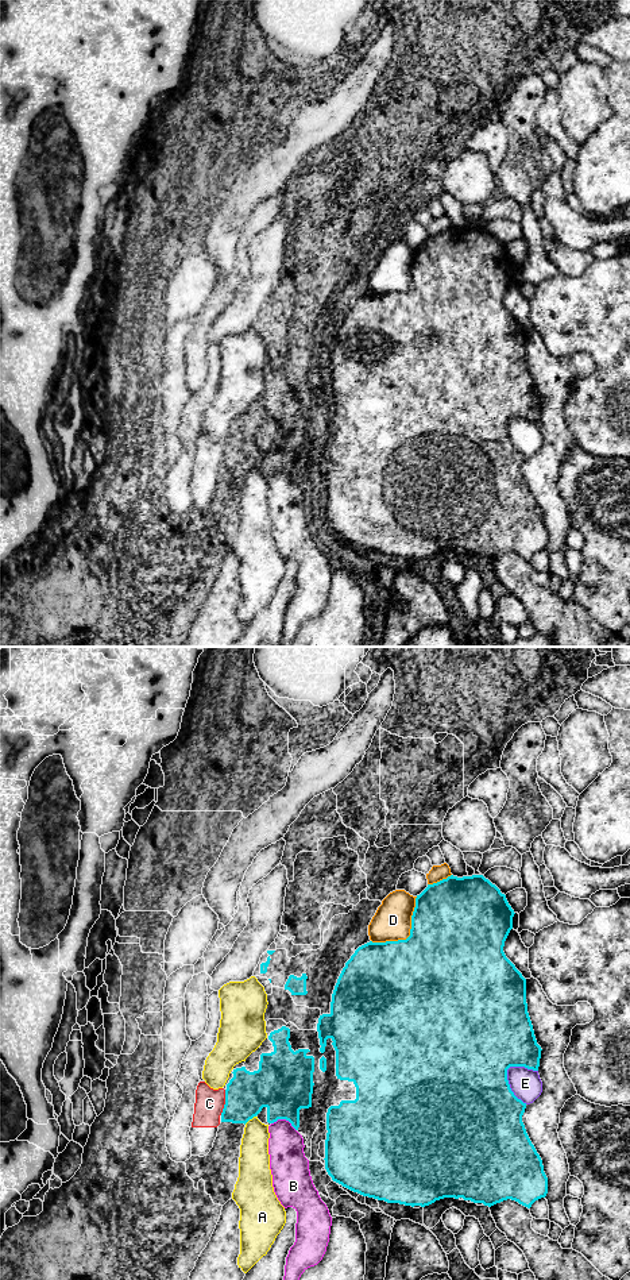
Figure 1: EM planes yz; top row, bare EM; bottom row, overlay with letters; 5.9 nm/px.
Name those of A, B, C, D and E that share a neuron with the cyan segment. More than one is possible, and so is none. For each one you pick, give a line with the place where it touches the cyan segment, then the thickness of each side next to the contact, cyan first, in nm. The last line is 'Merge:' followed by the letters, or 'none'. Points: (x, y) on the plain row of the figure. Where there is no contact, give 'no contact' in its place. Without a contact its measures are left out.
Merge: none

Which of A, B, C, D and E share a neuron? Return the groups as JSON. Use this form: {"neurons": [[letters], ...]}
{"neurons": [["A"], ["B", "C"], ["D"], ["E"]]}

